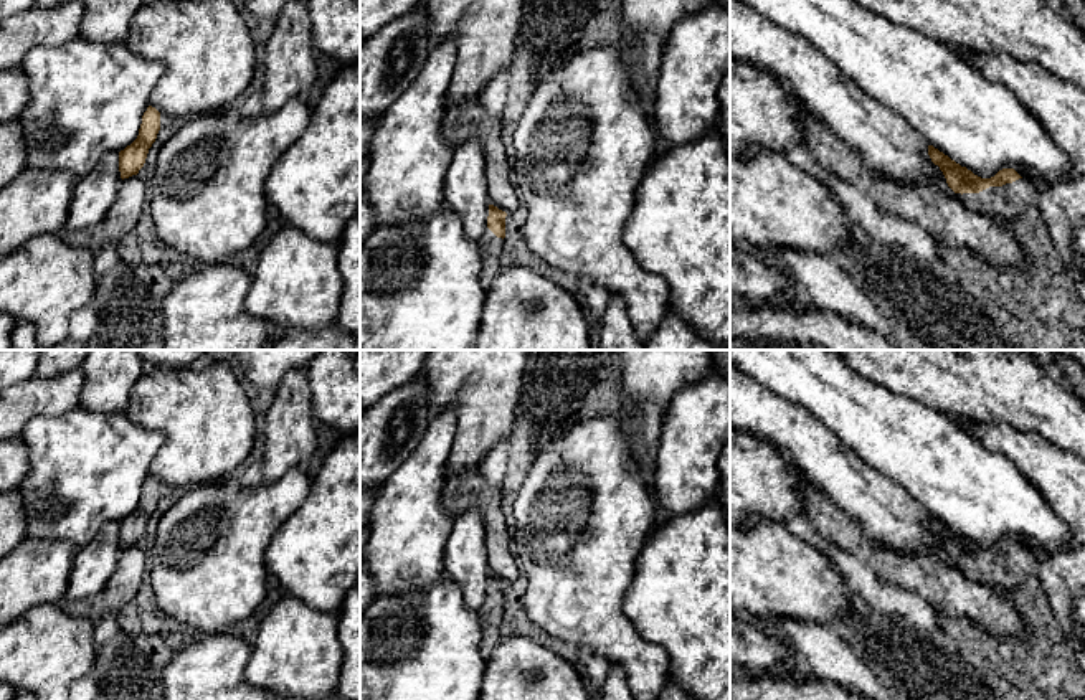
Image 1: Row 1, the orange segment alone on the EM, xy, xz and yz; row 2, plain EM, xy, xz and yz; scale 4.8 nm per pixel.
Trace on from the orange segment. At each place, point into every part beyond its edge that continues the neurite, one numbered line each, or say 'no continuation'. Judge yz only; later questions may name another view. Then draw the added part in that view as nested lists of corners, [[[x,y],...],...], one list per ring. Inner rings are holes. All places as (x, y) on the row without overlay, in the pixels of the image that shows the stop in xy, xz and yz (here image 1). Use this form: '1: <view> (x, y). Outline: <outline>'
1: yz (1013, 570). Outline: [[[1026,548],[989,556],[979,563],[963,563],[961,570],[971,581],[999,591],[1017,589],[1024,584],[1037,588],[1037,565]]]

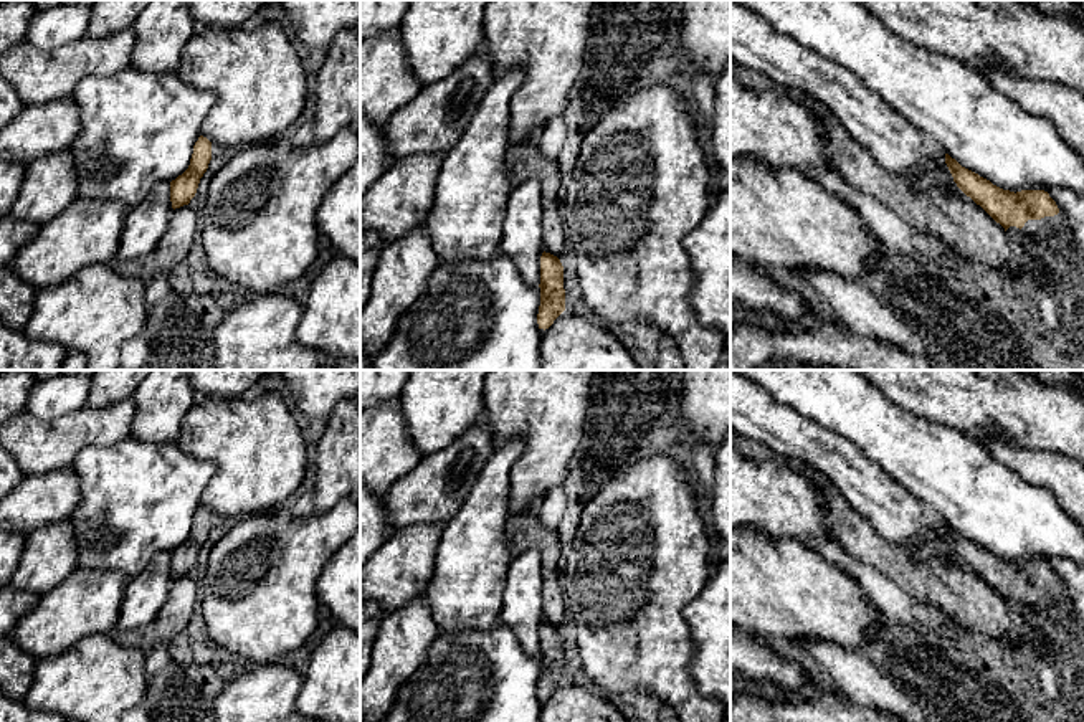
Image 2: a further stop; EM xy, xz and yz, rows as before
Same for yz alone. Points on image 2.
1: yz (1046, 598). Outline: [[[1061,582],[1054,587],[1028,590],[1021,600],[1010,596],[1006,603],[1016,610],[1025,606],[1028,610],[1041,610],[1046,613],[1051,613],[1056,606],[1071,610],[1071,596]]]

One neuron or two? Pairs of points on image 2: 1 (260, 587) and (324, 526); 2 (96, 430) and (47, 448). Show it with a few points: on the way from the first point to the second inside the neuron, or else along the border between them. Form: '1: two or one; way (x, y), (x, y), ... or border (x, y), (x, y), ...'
1: one; way (276, 570), (308, 542)
2: one; way (85, 430), (76, 430), (58, 441)

